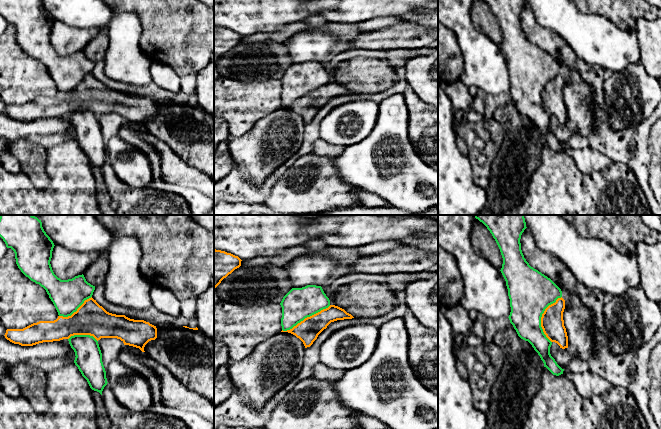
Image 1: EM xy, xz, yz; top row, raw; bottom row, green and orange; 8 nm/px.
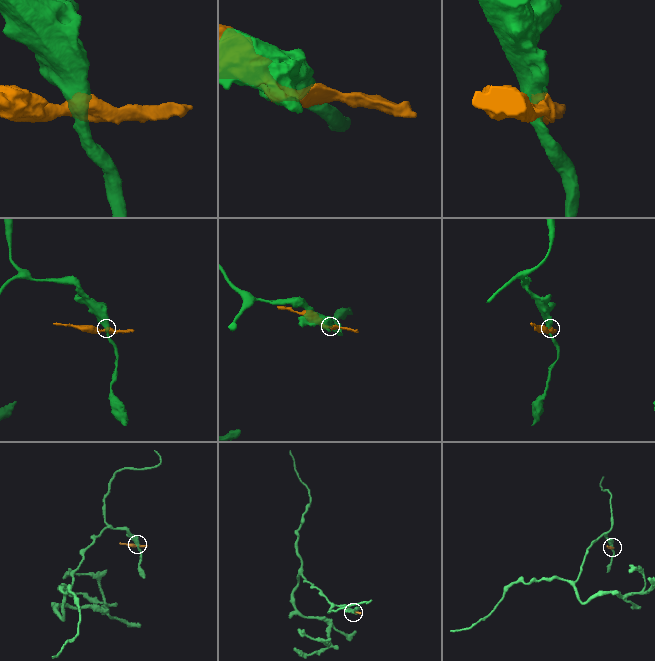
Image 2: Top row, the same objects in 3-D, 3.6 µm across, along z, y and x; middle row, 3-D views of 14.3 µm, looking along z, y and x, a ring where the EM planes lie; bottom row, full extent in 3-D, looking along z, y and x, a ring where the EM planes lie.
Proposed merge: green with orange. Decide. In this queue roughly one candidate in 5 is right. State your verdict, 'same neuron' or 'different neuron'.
different neuron

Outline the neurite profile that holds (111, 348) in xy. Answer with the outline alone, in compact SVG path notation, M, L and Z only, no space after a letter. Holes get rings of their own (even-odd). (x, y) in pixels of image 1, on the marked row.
M101 338L98 340L98 344L102 353L104 368L107 368L113 360L116 360L125 347L123 341L117 338Z

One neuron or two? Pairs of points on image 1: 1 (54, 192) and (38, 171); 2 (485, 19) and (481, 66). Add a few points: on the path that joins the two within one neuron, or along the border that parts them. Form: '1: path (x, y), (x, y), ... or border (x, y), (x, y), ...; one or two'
1: border (46, 161), (49, 183), (45, 187), (37, 189); two
2: border (471, 13), (473, 24), (499, 46); two

